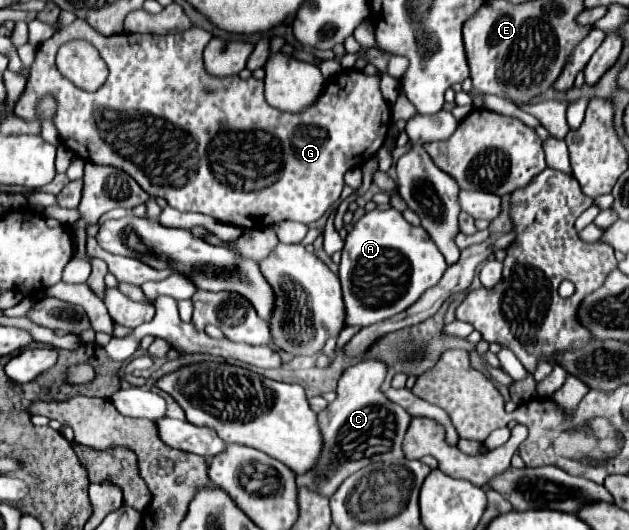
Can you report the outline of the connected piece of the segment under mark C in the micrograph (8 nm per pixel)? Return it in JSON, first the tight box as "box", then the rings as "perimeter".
{"box":[295,359,411,497],"perimeter":[[[369,359],[349,367],[343,373],[337,387],[337,399],[331,401],[325,411],[317,413],[317,423],[323,437],[321,455],[307,473],[295,475],[297,487],[307,487],[309,491],[329,497],[349,475],[369,463],[403,457],[401,443],[411,415],[399,405],[387,401],[381,393],[379,387],[385,379],[385,371],[387,367],[381,361]]]}

